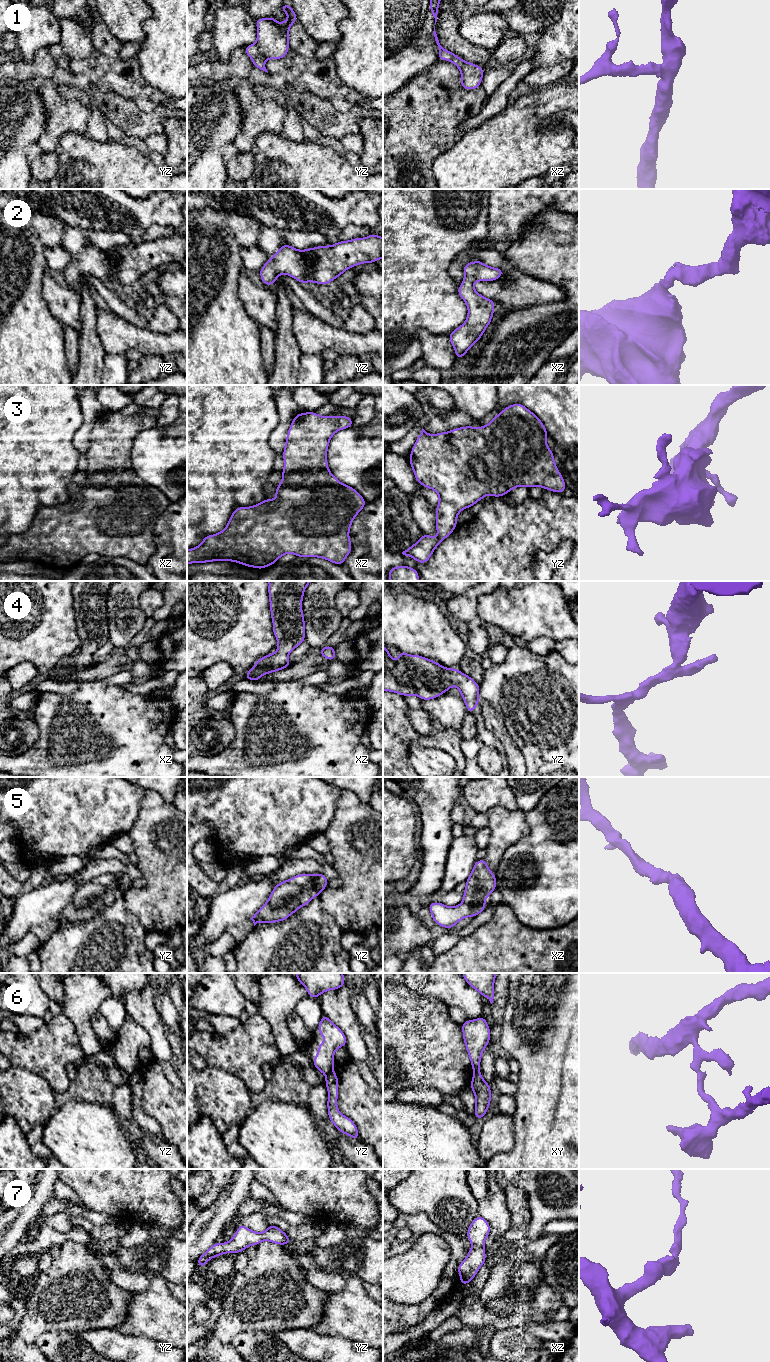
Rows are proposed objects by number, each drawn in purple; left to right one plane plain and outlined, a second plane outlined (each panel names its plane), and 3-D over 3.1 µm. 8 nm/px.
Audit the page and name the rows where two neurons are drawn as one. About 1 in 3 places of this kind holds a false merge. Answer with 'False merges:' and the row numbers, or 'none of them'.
False merges: 6

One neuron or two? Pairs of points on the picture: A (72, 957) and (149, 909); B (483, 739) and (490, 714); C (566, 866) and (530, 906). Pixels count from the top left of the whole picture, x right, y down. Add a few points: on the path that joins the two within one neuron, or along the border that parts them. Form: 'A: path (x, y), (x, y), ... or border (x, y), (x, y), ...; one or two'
A: border (124, 897), (126, 907), (137, 917), (146, 932); two
B: border (480, 704), (484, 725), (494, 733), (502, 744); two
C: path (556, 875), (545, 886), (545, 891), (540, 896); one

